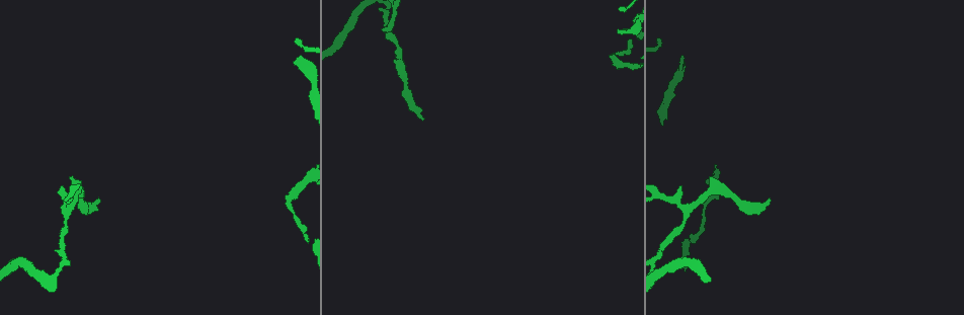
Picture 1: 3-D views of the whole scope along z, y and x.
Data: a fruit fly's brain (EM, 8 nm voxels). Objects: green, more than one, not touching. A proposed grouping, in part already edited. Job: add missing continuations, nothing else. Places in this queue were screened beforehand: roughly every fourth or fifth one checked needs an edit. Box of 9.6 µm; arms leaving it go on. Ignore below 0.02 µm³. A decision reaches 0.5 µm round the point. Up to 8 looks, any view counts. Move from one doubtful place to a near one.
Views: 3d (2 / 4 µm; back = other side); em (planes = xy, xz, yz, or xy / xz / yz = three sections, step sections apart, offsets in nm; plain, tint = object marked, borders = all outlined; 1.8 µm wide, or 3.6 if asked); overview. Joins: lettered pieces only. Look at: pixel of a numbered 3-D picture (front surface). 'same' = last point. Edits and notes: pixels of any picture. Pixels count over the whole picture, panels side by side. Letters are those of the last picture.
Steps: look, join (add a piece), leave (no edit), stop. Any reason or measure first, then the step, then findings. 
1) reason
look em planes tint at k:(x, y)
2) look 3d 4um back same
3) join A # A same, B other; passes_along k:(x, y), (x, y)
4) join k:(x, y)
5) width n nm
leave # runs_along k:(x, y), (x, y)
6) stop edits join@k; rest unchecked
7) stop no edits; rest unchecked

end of a long branch
look em yz step 8 borders at 1:(768, 201)

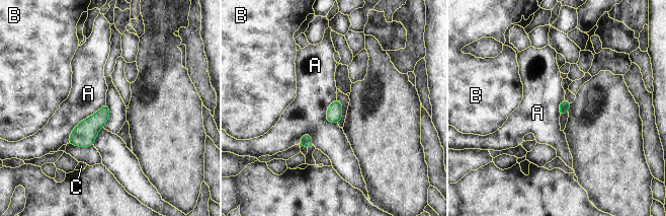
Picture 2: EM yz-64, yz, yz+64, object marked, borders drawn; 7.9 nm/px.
leave # A other, B other, C other; border 2:(105, 102), (74, 128), (67, 143); no lettered piece goes on from it

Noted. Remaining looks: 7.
branch stops here
look em planes borders at 1:(386, 32)

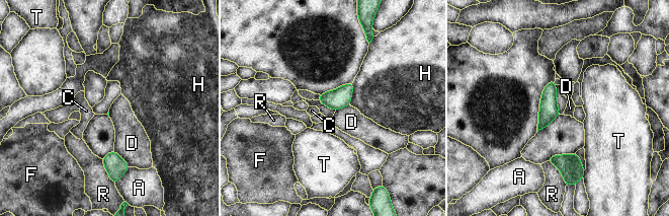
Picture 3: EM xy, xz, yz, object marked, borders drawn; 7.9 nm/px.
longest_contact R 220 nm
leave # A other, C other, D other, F other, H other, R other, T other; no lettered piece goes on from it

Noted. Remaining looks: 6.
free end
look 3d 4um at 1:(681, 56)

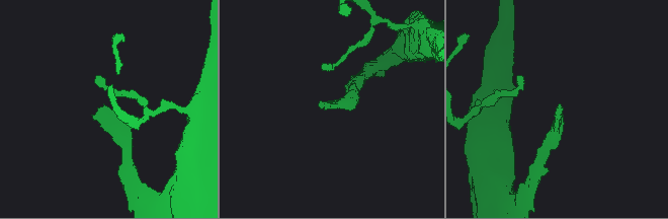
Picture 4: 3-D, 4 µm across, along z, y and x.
need the tissue
look em planes tint at 4:(100, 107)

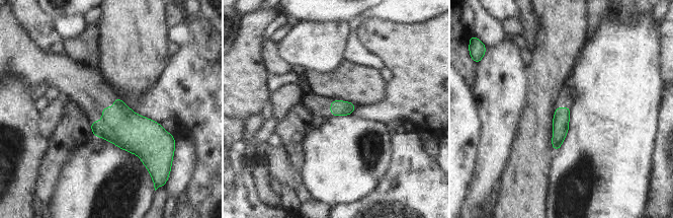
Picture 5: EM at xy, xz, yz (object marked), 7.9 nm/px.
look em planes borders same

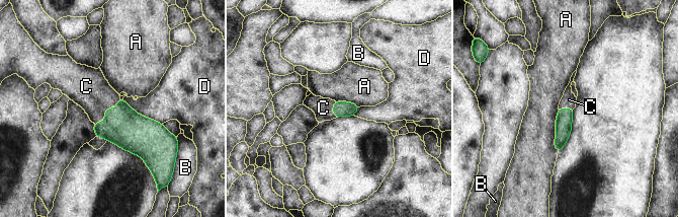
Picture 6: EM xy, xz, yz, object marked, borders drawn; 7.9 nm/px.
width 120 nm
join C # A other, B other, C same, D other; passes_along 6:(123, 127), (105, 111), (86, 86); it goes on there

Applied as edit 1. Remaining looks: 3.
stop edits join@6; rest unchecked

